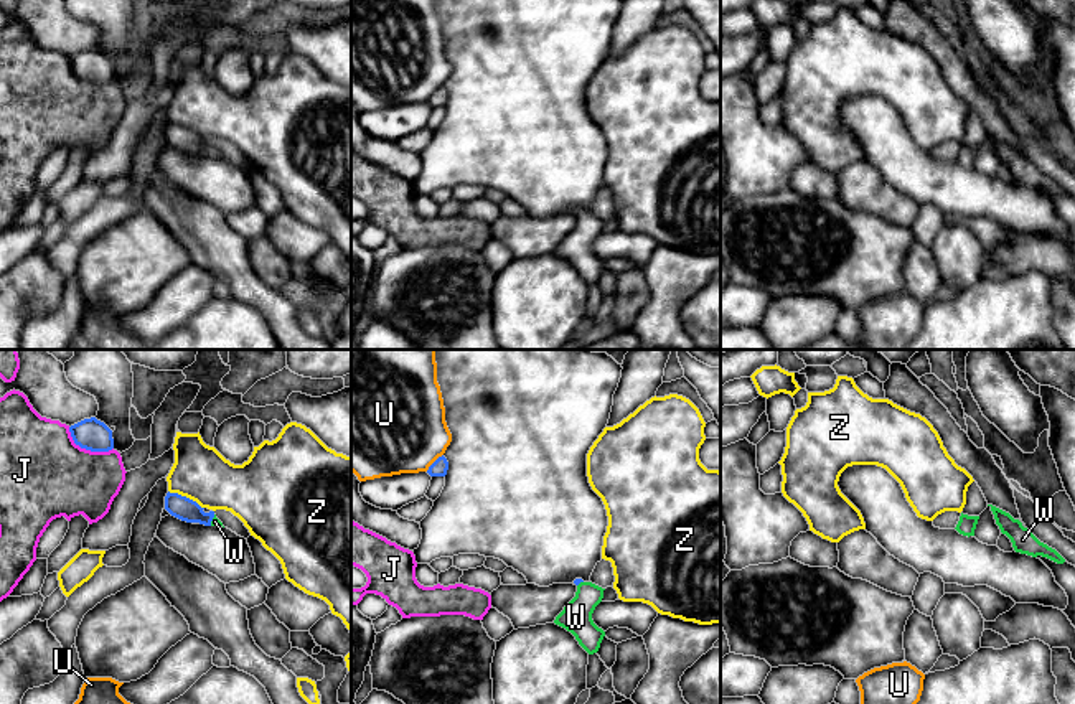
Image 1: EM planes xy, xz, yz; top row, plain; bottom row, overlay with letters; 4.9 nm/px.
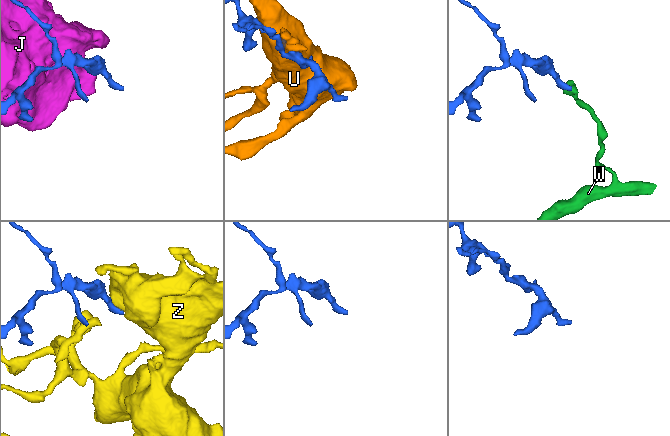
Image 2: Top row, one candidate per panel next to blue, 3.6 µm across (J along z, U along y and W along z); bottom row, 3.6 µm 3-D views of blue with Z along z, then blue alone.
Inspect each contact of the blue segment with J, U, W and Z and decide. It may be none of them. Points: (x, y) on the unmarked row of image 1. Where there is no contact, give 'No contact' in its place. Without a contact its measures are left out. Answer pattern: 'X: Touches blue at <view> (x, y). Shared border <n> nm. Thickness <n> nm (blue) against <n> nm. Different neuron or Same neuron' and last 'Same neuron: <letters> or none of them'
J: Touches blue at xy (86, 79). Shared border 240 nm. Thickness 160 nm (blue) against 440 nm. Different neuron
U: Touches blue at xz (434, 93). Shared border 120 nm. Thickness 80 nm (blue) against 460 nm. Different neuron
W: Touches blue at xy (211, 150). Shared border 60 nm. Thickness 120 nm (blue) against 40 nm. Same neuron
Z: Touches blue at xy (185, 127). Shared border 200 nm. Thickness 120 nm (blue) against 280 nm. Different neuron
Same neuron: W

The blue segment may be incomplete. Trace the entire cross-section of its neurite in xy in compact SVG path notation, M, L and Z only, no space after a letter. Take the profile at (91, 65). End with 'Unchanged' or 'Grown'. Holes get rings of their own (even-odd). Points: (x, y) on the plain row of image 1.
M96 48L84 49L69 58L76 76L91 82L109 82L114 79L112 61Z. Unchanged

